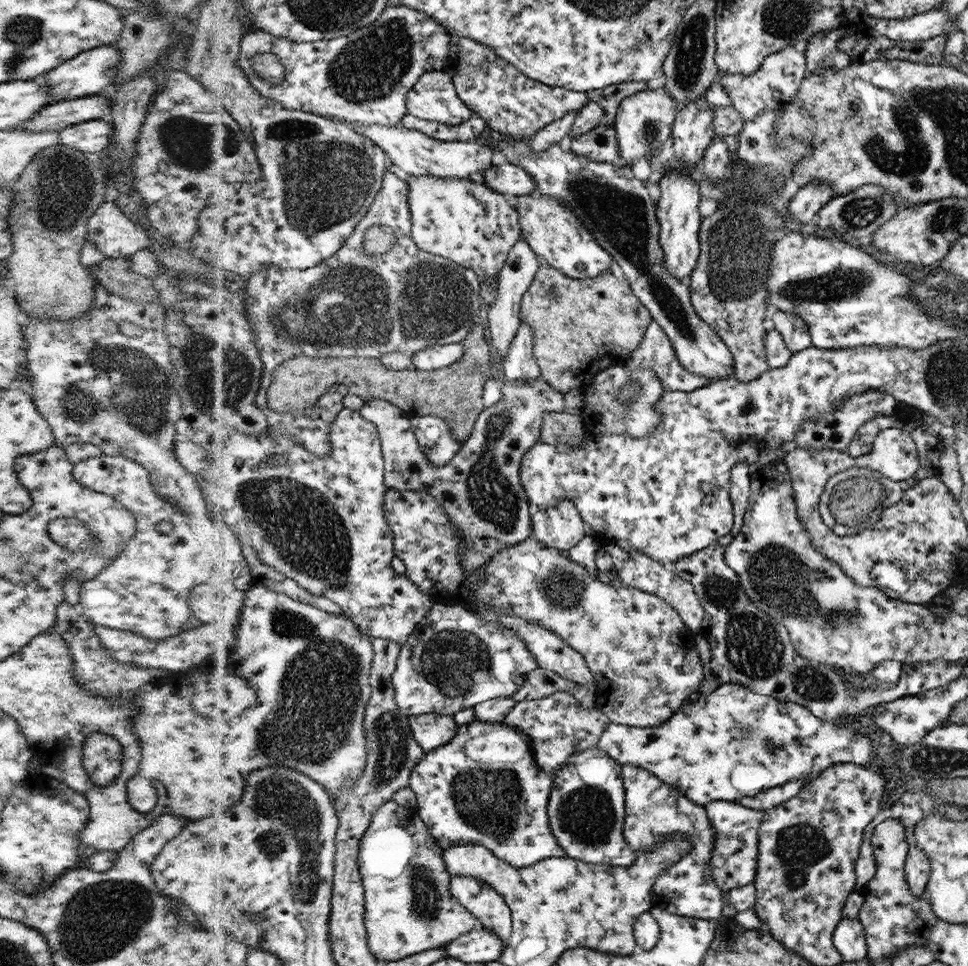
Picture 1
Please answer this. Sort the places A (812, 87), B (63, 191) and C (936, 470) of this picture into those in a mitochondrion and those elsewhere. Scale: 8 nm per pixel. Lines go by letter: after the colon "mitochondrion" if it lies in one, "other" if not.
A: other
B: mitochondrion
C: other

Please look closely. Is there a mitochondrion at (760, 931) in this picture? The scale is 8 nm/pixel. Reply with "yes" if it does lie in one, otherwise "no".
no

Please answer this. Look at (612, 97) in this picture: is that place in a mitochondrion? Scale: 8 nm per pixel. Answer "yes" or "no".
no

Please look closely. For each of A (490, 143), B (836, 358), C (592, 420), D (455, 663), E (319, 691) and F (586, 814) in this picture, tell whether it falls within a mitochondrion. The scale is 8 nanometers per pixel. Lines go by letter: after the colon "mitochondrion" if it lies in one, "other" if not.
A: other
B: other
C: other
D: mitochondrion
E: mitochondrion
F: mitochondrion

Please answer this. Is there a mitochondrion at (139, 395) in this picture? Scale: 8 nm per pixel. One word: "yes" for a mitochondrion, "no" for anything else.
yes

